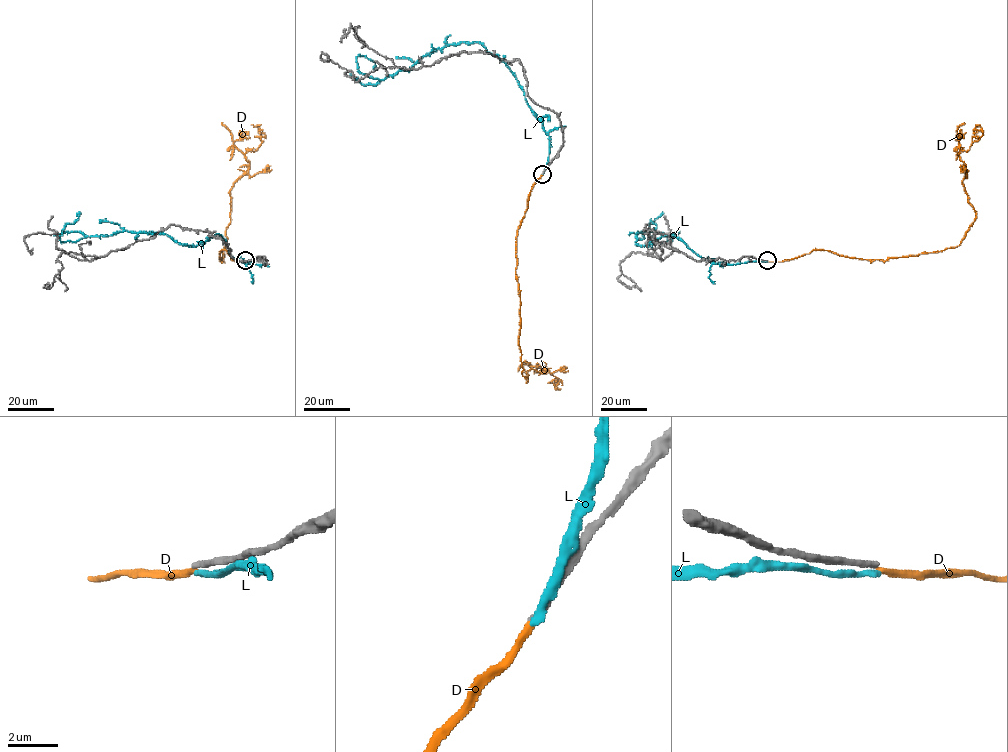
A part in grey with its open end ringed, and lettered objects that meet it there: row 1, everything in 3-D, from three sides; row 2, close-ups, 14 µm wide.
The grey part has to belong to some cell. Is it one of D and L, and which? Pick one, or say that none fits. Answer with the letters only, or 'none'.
none

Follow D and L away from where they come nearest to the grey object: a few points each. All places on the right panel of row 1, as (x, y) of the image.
D: (767, 261), (813, 250), (886, 260), (957, 247), (976, 215), (959, 154), (982, 135), (977, 124)
L: (767, 261), (713, 262), (671, 234), (635, 243), (647, 231), (670, 241), (649, 234), (663, 212)

